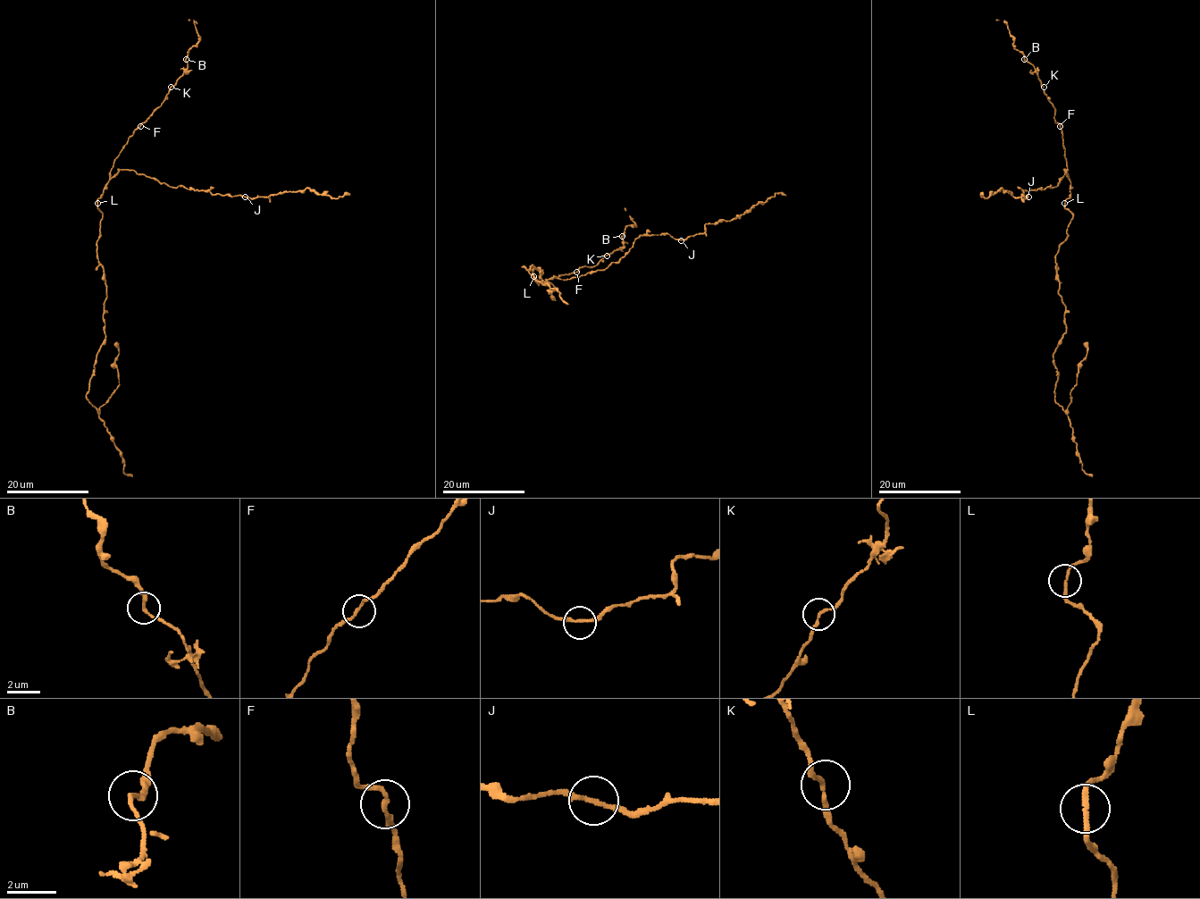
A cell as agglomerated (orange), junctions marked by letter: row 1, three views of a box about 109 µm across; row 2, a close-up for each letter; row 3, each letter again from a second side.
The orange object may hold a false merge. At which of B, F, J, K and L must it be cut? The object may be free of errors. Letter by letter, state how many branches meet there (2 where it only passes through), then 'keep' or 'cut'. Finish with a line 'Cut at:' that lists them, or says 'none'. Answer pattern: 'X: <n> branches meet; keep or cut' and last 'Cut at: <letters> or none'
B: 2 branches meet; keep
F: 2 branches meet; keep
J: 2 branches meet; keep
K: 2 branches meet; keep
L: 2 branches meet; keep
Cut at: none

